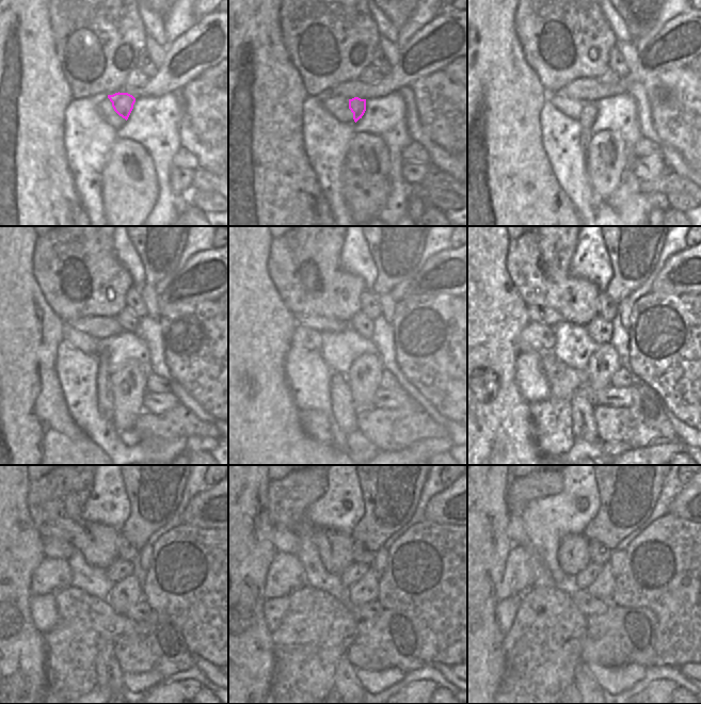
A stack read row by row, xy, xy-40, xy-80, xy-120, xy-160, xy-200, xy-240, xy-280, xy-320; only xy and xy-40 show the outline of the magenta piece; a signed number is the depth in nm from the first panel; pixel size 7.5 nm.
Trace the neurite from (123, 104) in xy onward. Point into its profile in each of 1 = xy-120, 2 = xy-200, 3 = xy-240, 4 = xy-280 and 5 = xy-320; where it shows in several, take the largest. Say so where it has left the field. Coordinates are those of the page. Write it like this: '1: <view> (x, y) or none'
1: xy-120 (105, 400)
2: xy-200 (582, 411)
3: xy-240 (109, 674)
4: xy-280 (347, 682)
5: xy-320 (585, 682)

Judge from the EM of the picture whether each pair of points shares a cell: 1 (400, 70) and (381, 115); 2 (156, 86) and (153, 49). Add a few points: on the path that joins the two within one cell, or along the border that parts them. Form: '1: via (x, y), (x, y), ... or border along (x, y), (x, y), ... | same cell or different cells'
1: border along (397, 92), (366, 99) | different cells
2: border along (165, 46), (165, 57), (159, 67) | different cells

